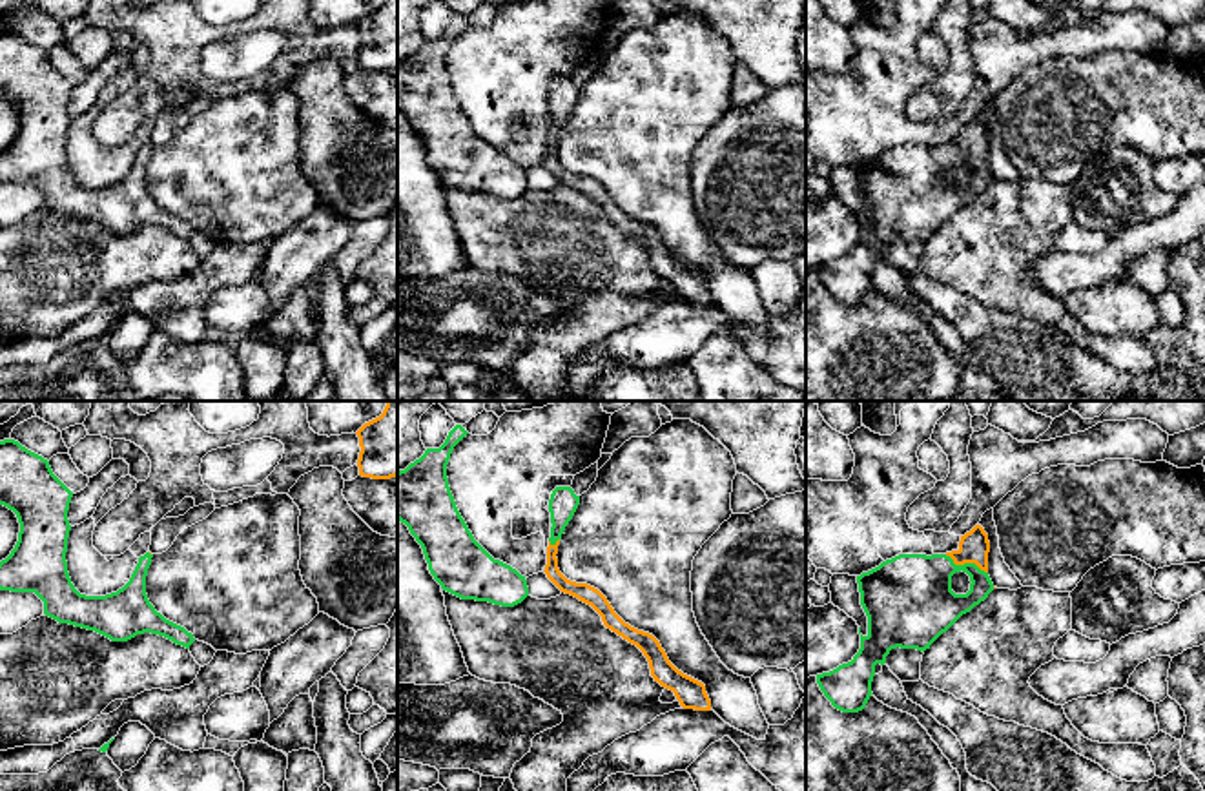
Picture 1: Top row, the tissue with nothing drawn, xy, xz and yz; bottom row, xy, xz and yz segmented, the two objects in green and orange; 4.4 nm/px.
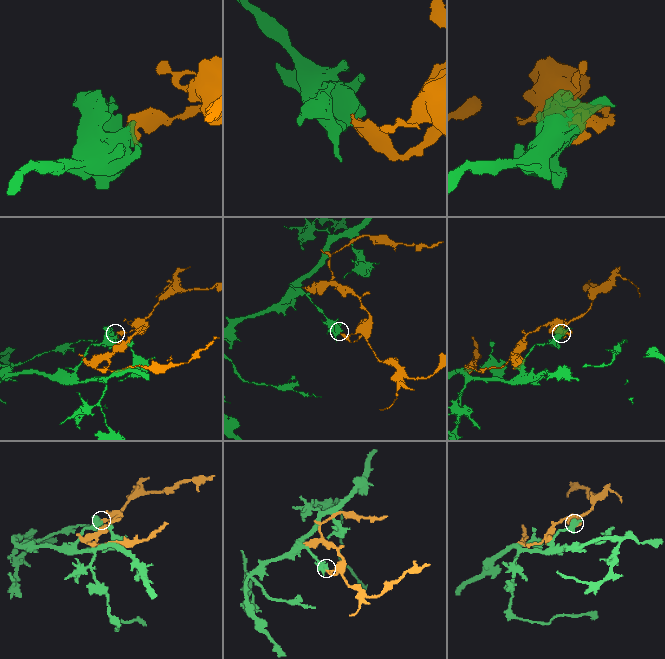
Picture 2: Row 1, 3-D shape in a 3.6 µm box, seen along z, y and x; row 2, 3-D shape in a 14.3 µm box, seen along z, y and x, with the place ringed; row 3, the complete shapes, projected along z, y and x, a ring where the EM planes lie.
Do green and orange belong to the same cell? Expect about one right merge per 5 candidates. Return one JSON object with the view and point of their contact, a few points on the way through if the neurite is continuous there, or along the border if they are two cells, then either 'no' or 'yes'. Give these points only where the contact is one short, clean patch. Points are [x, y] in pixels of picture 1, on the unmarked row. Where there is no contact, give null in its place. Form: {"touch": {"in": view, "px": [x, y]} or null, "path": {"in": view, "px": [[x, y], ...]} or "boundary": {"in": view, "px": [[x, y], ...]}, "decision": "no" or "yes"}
{"touch": {"in": "yz", "px": [967, 155]}, "decision": "no"}

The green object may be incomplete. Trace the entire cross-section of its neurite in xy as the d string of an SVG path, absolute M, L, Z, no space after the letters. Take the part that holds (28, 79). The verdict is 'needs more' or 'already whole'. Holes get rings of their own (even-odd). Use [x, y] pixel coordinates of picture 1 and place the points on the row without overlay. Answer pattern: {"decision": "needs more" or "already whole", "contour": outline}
{"decision": "already whole", "contour": "M15 31L0 33L0 97L13 102L20 115L18 133L11 146L0 153L0 182L35 184L44 193L44 206L58 215L69 215L95 222L111 233L128 233L137 226L151 224L190 241L193 226L184 219L166 211L149 195L146 186L146 168L153 146L146 144L129 173L117 184L106 188L80 186L67 164L67 102L73 84L53 66L49 53L27 42Z"}

